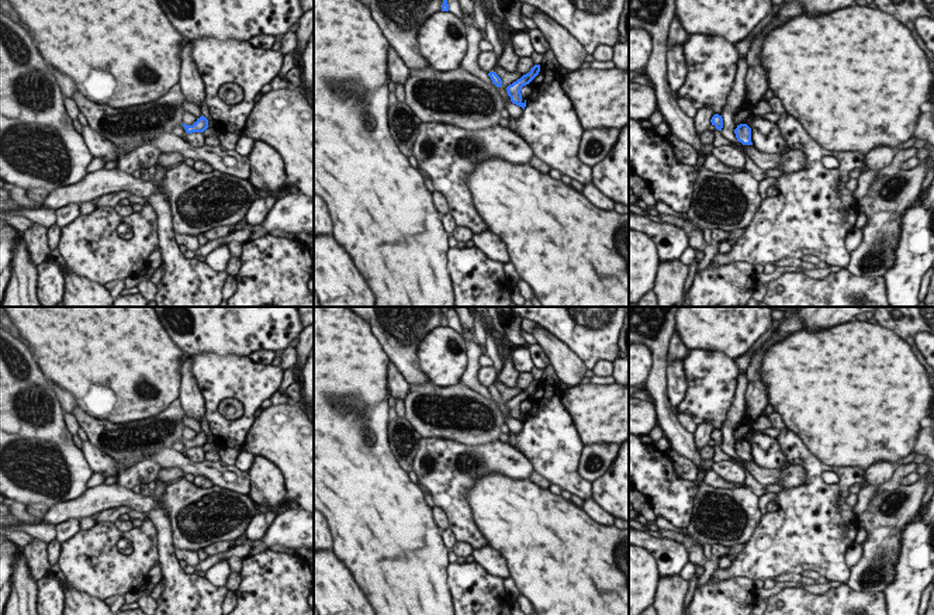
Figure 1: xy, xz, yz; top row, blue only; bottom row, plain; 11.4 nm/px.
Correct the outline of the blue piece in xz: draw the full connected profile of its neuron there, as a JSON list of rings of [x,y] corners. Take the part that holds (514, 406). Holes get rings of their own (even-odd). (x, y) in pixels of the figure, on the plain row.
[[[535,380],[529,388],[523,390],[520,394],[513,397],[506,402],[508,411],[511,412],[511,417],[525,425],[526,415],[522,415],[522,402],[529,400],[540,387],[540,380]]]

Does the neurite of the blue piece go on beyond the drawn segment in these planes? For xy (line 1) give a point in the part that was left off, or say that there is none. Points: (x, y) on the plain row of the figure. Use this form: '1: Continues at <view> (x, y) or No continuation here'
1: No continuation here

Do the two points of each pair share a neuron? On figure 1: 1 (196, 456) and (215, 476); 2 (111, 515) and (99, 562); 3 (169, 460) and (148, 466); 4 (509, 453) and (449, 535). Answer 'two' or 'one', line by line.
1: two
2: two
3: two
4: two

